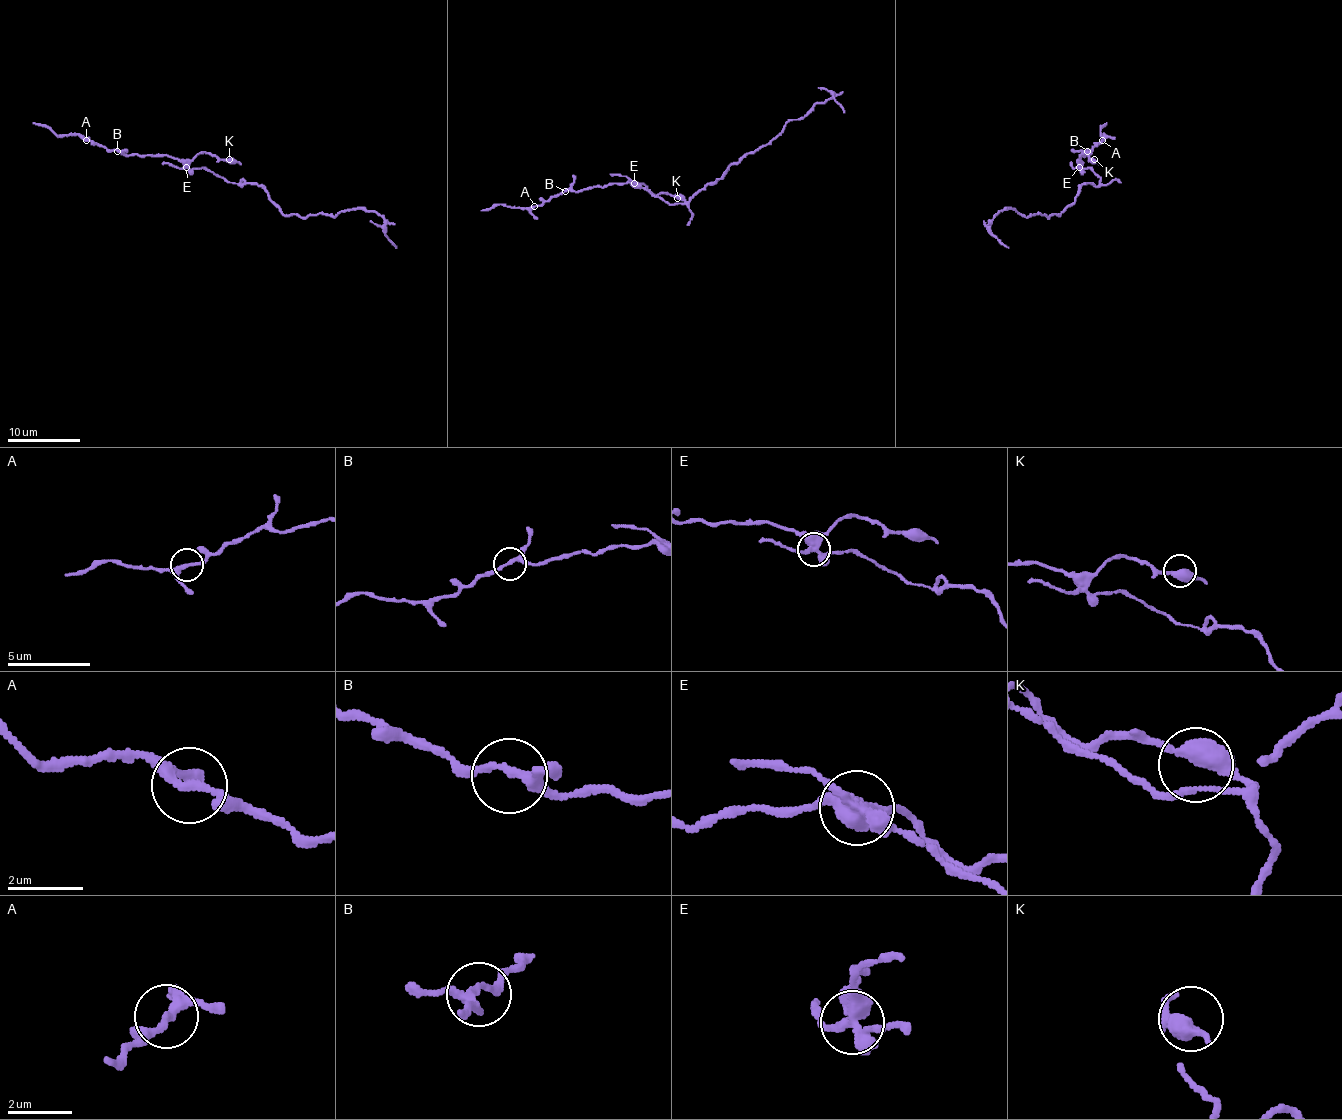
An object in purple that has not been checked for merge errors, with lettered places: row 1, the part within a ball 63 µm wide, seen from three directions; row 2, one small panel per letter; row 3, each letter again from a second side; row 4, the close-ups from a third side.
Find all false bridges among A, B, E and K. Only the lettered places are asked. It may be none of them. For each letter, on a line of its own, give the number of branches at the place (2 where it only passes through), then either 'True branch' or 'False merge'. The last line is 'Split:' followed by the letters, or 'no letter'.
A: Branches: 3. False merge
B: Branches: 3. True branch
E: Branches: 5. False merge
K: Branches: 2. True branch
Split: A, E

